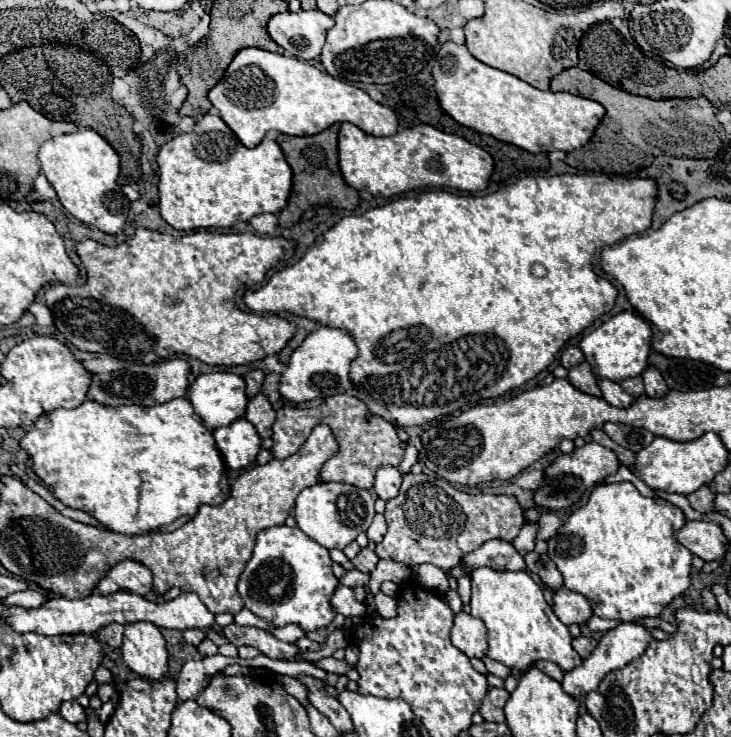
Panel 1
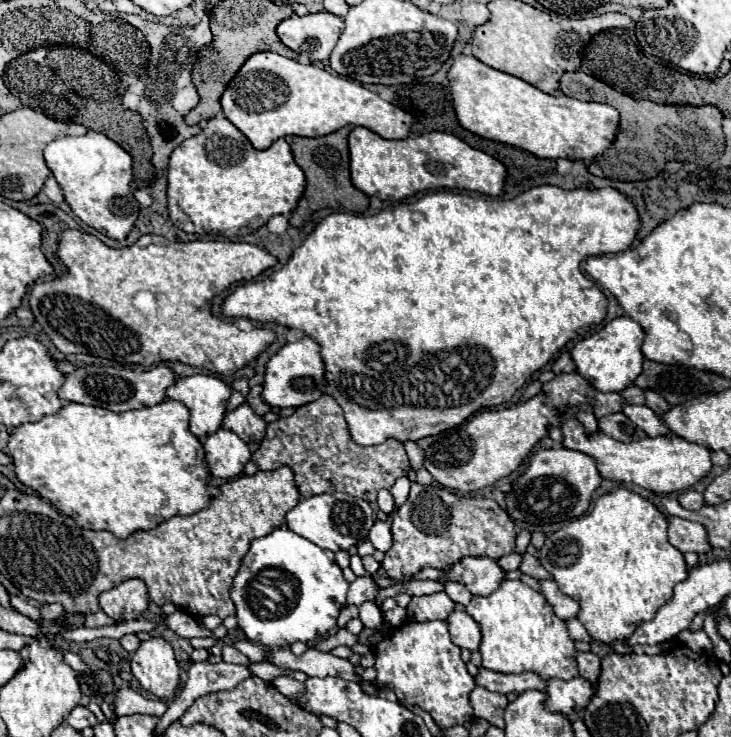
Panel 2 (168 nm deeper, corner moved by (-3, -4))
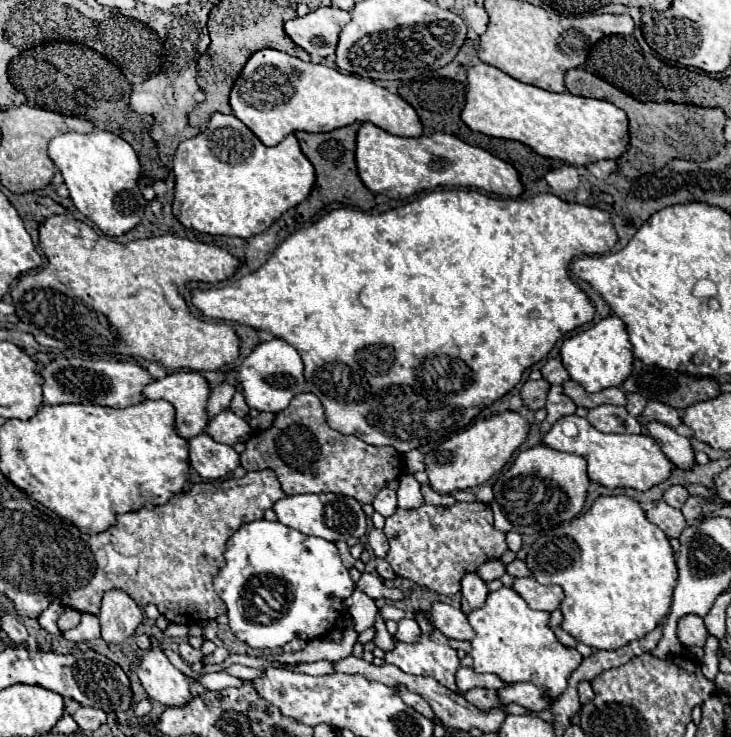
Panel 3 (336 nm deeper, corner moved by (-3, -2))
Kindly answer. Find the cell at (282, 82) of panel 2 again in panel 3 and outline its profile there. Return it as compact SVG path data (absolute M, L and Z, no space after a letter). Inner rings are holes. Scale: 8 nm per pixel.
M258 50L252 54L252 58L246 62L244 70L240 72L238 80L234 82L232 94L230 94L230 106L234 114L262 140L266 146L276 146L282 142L284 136L304 130L304 132L332 132L336 128L348 126L352 122L372 122L378 128L394 134L394 136L414 136L418 138L422 134L422 124L416 114L416 110L404 102L398 94L388 92L382 86L376 86L374 80L352 73L338 72L334 68L302 62L300 58L294 58L280 50Z

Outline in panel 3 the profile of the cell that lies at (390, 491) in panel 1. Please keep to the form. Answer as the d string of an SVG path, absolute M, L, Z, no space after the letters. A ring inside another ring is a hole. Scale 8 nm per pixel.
M382 488L380 494L374 498L372 506L382 516L392 516L396 512L396 492L390 488Z

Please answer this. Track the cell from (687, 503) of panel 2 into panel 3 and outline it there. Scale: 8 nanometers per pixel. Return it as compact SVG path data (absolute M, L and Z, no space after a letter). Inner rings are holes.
M670 486L670 488L664 492L662 500L664 500L666 504L670 504L672 508L680 508L680 506L686 502L688 496L690 496L690 494L688 494L688 490L686 490L684 486Z

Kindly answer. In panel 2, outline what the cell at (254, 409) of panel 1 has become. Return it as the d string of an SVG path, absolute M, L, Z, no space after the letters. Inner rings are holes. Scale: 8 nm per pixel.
M242 404L240 408L228 412L224 418L224 428L236 432L244 442L260 444L264 440L266 426L268 422L262 416L258 416L252 408L248 408L248 404Z

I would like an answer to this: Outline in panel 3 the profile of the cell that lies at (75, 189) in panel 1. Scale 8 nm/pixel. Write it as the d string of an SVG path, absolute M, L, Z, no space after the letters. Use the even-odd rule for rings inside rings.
M94 130L90 134L60 134L50 142L48 154L62 172L74 206L106 236L122 236L140 224L146 200L138 188L140 162L134 148L118 134Z

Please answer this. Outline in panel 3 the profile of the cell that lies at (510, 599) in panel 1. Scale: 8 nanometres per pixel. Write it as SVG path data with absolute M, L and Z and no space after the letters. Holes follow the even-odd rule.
M502 586L500 590L488 594L484 608L478 608L468 614L470 626L476 636L472 644L472 670L478 674L490 672L496 674L506 684L530 682L540 686L550 698L558 698L566 690L570 674L580 666L582 656L574 648L562 646L554 632L548 628L548 612L538 612L528 608L524 598L512 588Z

